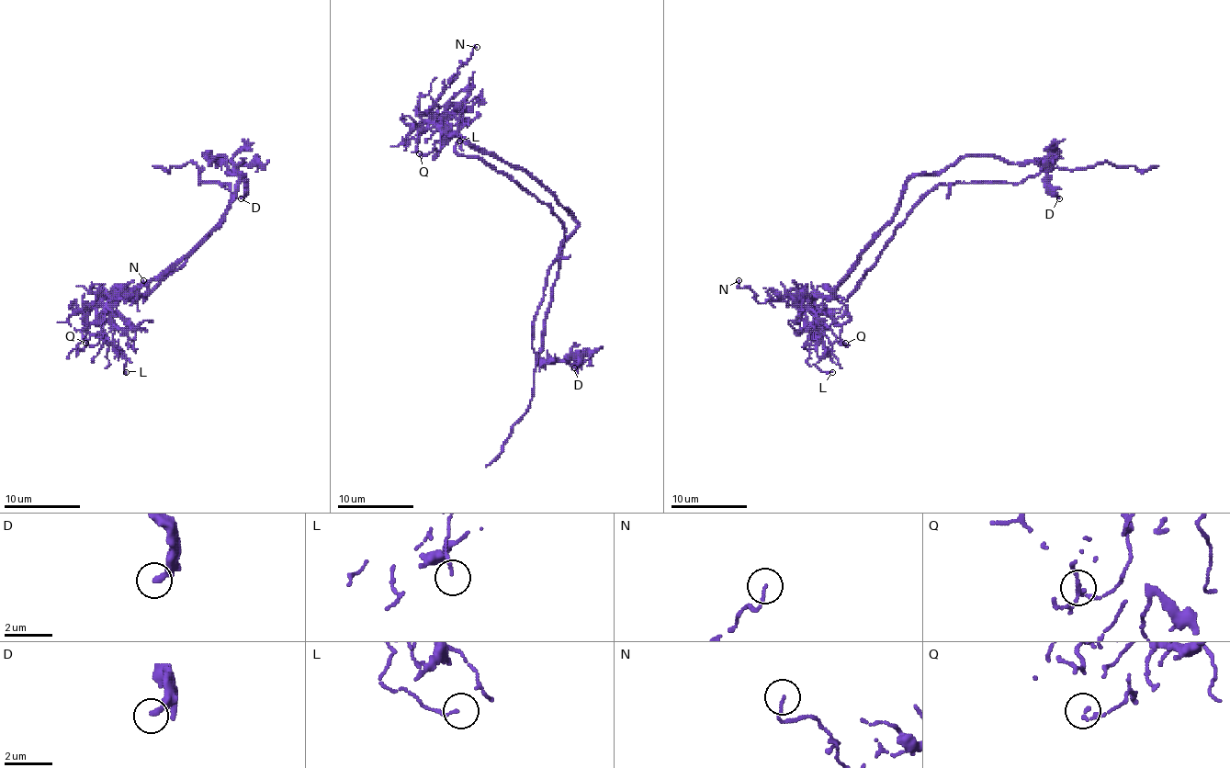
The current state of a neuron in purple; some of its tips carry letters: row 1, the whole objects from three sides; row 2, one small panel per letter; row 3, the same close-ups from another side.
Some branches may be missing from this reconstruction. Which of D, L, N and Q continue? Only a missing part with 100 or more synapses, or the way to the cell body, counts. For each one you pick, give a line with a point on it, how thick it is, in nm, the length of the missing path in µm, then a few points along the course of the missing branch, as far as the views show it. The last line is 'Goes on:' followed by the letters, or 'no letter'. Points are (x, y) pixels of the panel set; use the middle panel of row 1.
Goes on: no letter

